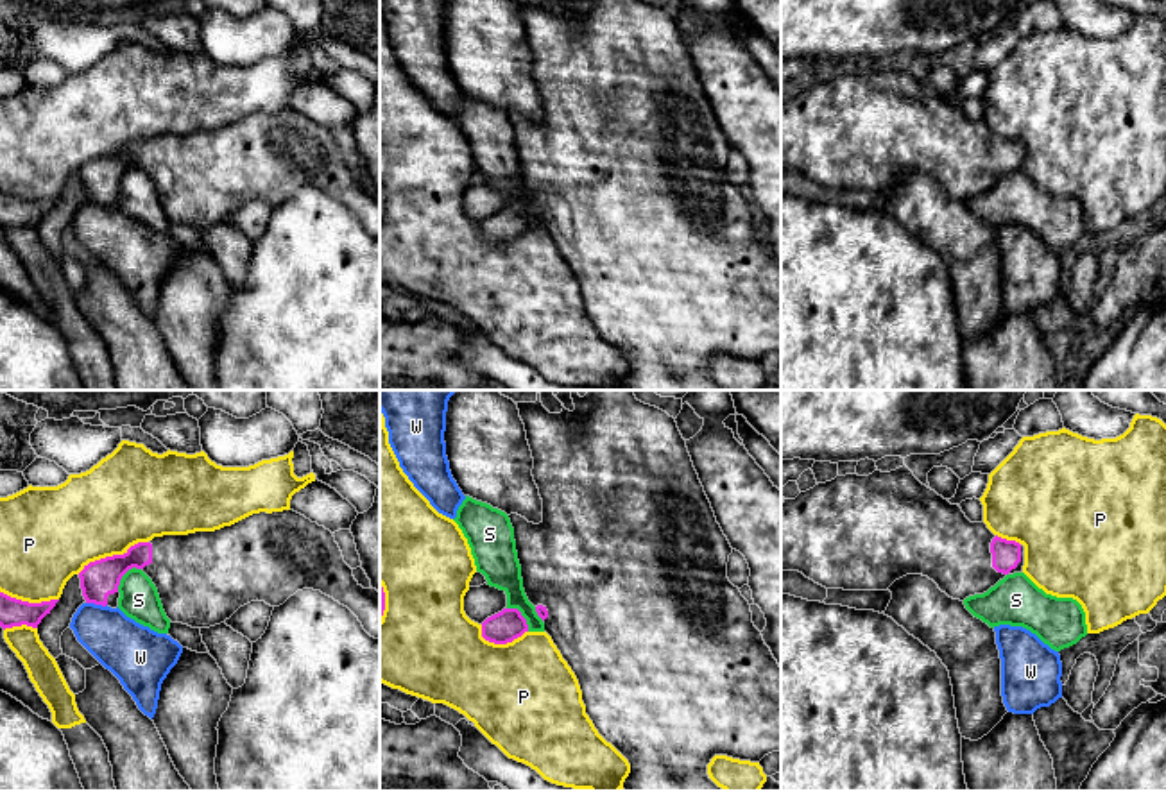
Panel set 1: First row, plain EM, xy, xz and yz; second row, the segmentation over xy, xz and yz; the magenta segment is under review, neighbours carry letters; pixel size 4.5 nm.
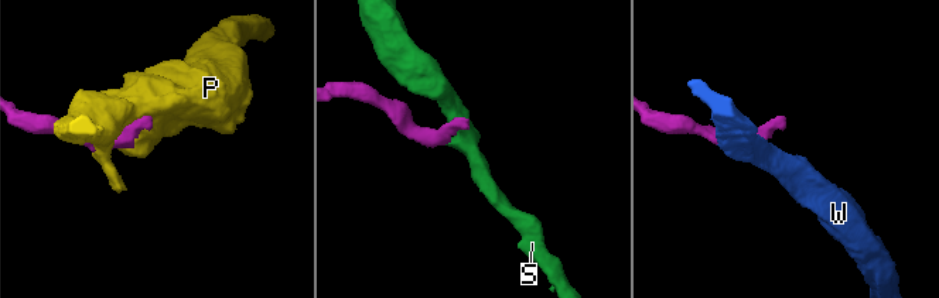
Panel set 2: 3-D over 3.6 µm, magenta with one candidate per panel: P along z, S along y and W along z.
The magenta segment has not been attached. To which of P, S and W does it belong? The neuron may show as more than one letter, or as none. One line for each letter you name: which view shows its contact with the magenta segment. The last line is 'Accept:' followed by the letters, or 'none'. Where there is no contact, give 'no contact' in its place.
Accept: none

